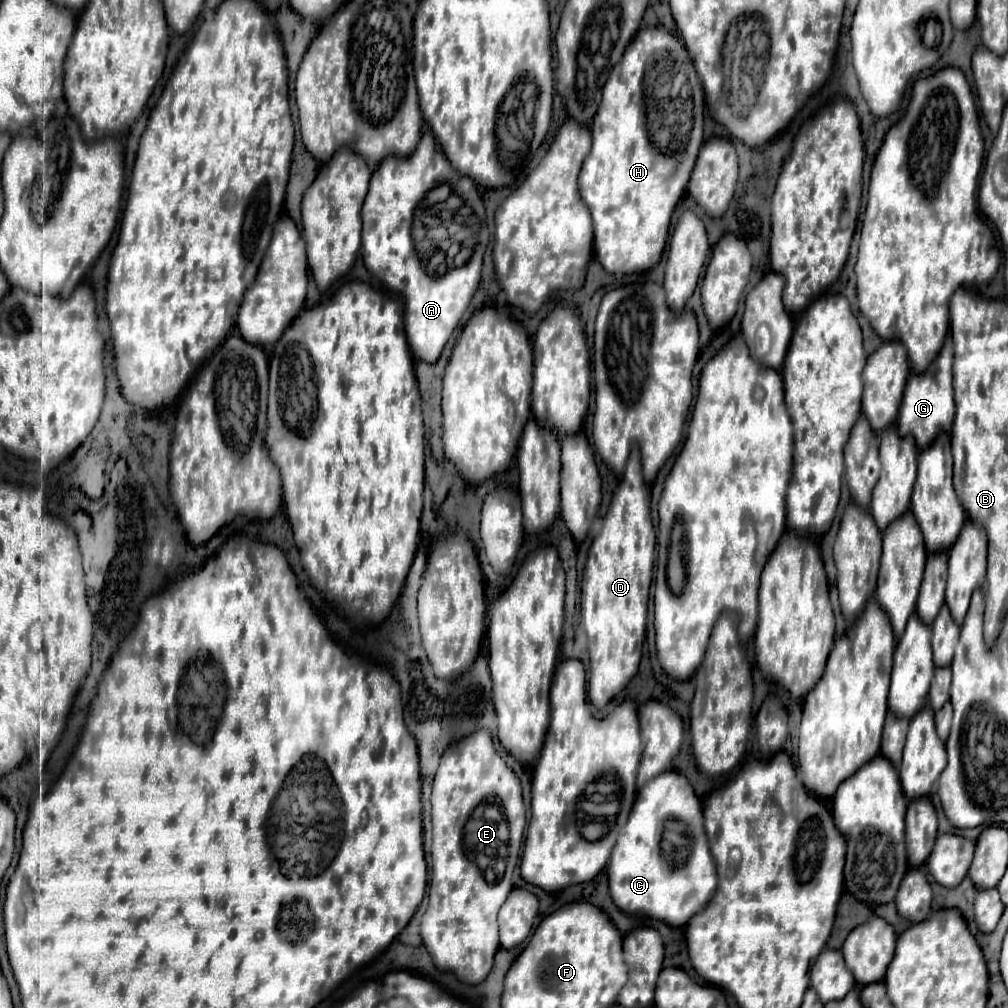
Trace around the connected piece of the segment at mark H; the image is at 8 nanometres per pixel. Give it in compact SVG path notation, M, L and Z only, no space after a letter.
M645 27L633 37L603 87L601 107L591 125L593 147L579 173L579 193L593 217L595 255L609 273L645 271L659 261L673 209L683 197L695 165L693 157L665 155L649 141L641 83L647 59L657 51L671 51L677 53L677 59L685 59L681 39L663 27Z

